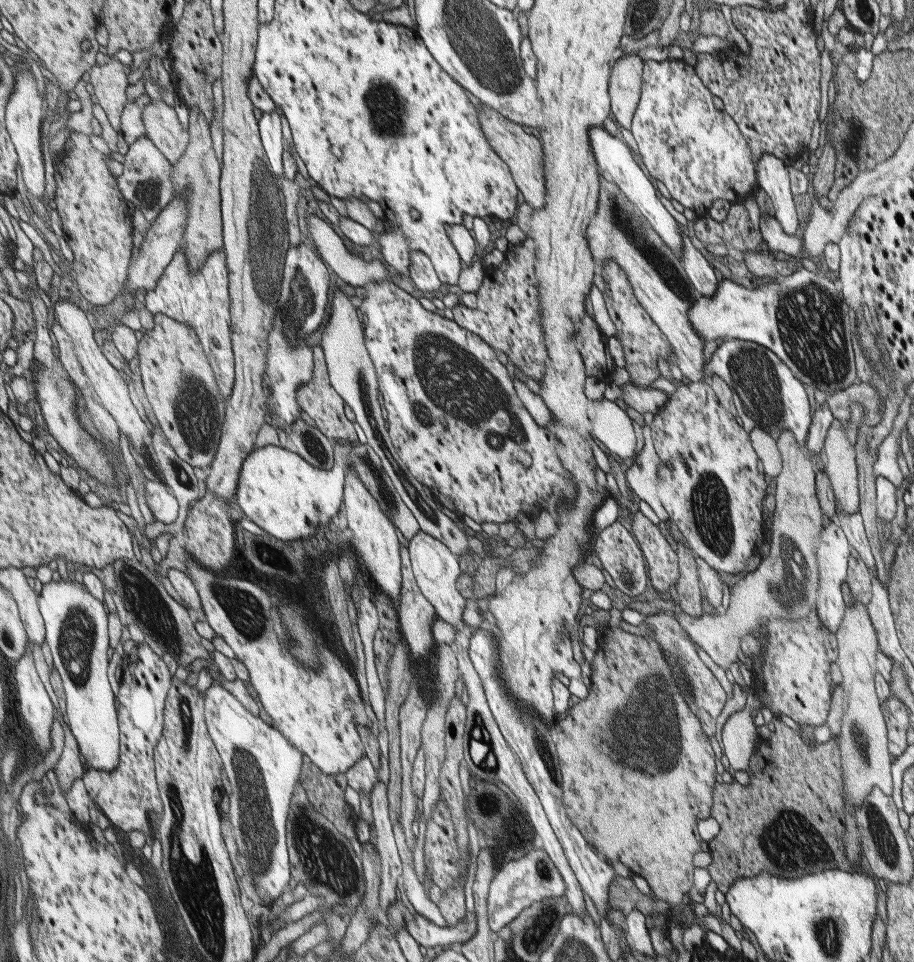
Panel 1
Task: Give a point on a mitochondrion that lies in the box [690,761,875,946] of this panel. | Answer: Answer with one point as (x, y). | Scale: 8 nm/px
(808, 848)

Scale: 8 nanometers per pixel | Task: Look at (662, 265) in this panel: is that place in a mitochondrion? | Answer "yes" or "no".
yes

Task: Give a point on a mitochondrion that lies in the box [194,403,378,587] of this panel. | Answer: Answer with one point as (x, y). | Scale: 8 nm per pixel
(314, 446)

